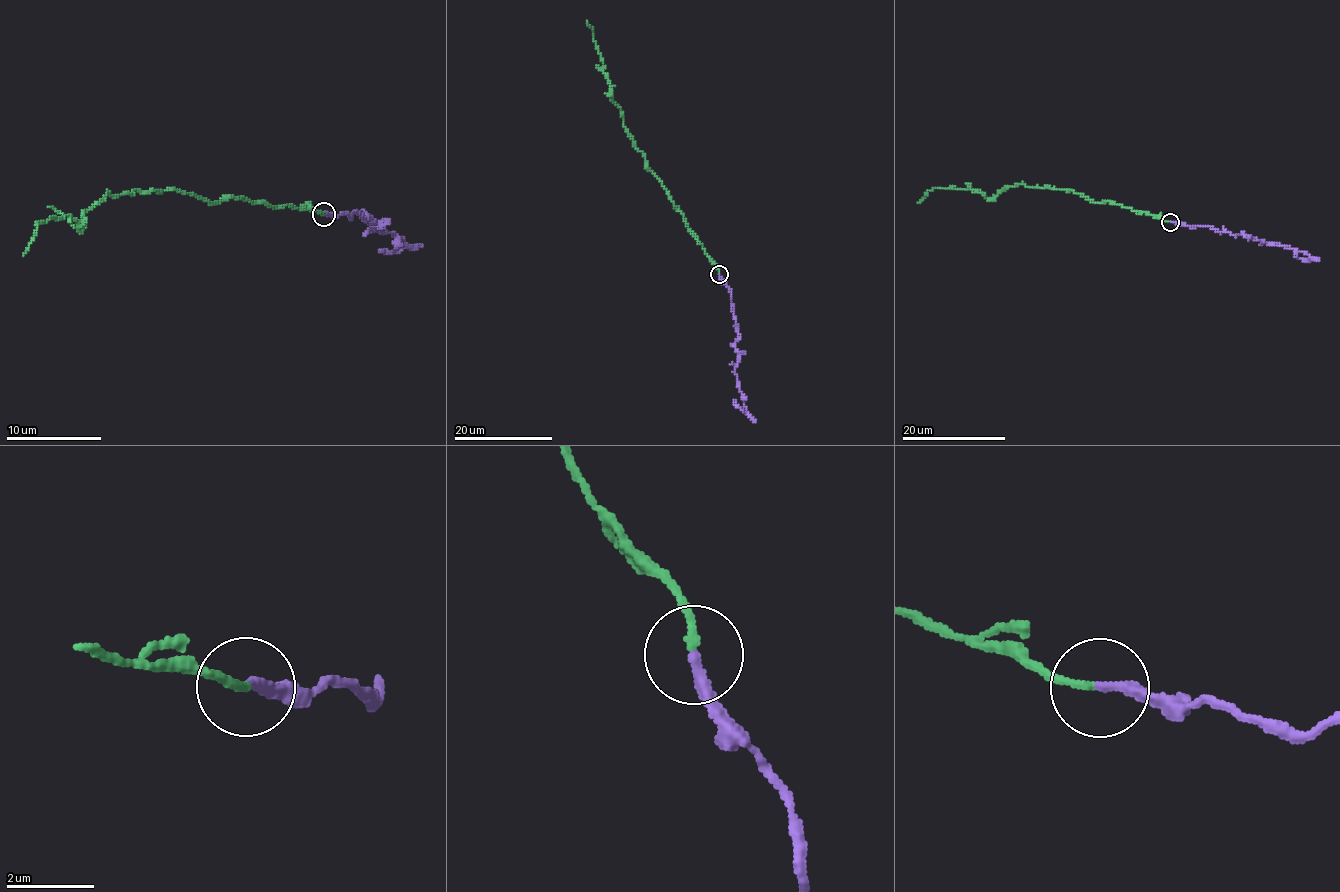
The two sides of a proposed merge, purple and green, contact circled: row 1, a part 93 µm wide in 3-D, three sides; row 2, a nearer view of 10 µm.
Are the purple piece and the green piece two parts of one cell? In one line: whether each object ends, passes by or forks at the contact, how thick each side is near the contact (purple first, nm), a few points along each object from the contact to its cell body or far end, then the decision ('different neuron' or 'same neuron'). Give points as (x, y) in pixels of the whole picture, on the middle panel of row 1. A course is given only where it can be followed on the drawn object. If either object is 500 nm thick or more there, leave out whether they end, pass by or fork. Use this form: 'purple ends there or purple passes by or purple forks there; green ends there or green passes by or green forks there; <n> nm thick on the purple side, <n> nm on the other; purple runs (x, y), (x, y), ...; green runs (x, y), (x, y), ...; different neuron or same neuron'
purple ends there; green ends there; 240 nm thick on the purple side, 170 nm on the other; purple runs (719, 273), (733, 304), (737, 332), (735, 373), (746, 411), (741, 410), (734, 400); green runs (719, 273), (660, 180), (647, 168), (644, 155), (633, 146), (619, 106), (612, 101), (604, 61), (586, 21); different neuron

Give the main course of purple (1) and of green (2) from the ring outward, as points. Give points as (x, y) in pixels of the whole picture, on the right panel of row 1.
1: (1170, 222), (1193, 228), (1212, 227), (1218, 231), (1287, 246), (1309, 255), (1308, 259), (1298, 257)
2: (1170, 222), (1023, 183), (993, 199), (973, 189), (932, 189), (918, 203)

